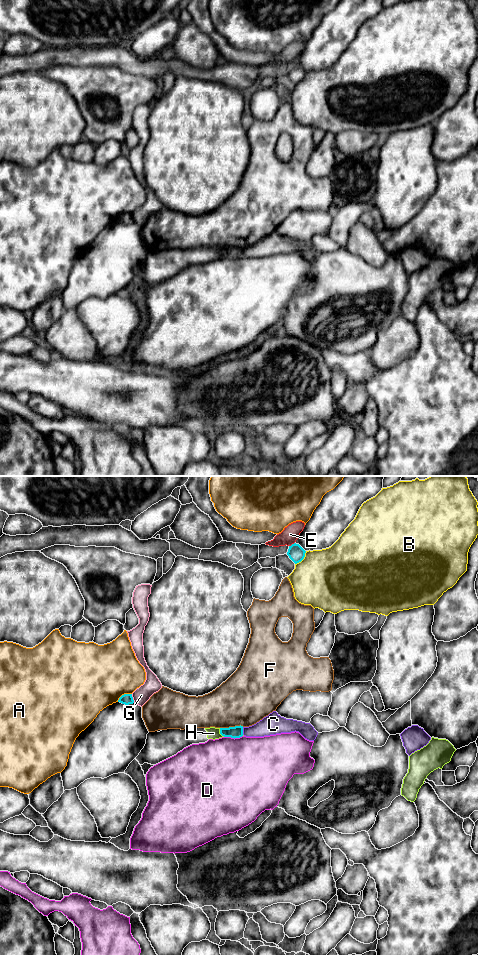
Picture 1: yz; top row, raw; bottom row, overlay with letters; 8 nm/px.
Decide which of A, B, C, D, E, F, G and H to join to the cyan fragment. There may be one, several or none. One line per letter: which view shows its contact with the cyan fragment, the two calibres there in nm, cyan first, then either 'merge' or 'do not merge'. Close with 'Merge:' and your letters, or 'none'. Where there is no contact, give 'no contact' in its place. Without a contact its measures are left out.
A: contact in yz; calibres 90 and 480 nm; do not merge
B: contact in yz; calibres 140 and 480 nm; do not merge
C: contact in yz; calibres 100 and 160 nm; do not merge
D: contact in yz; calibres 100 and 480 nm; do not merge
E: contact in yz; calibres 140 and 140 nm; do not merge
F: contact in yz; calibres 100 and 420 nm; do not merge
G: contact in yz; calibres 90 and 140 nm; do not merge
H: contact in yz; calibres 100 and 100 nm; do not merge
Merge: none

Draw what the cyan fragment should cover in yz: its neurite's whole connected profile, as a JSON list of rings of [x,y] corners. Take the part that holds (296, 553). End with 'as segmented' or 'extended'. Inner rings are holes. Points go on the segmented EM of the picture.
[[[292,544],[289,546],[287,555],[295,563],[301,562],[305,557],[306,551],[299,544]]] | as segmented

